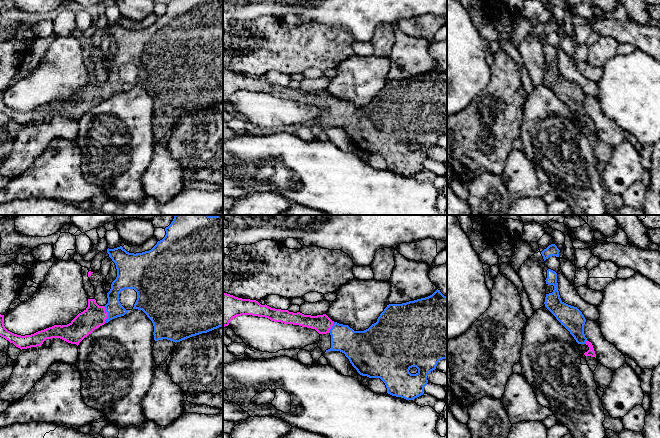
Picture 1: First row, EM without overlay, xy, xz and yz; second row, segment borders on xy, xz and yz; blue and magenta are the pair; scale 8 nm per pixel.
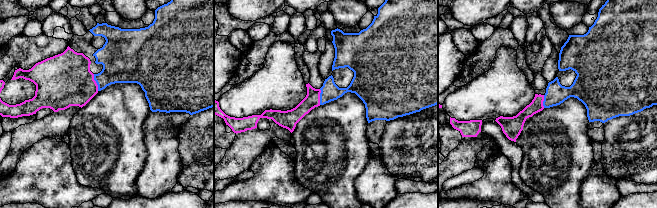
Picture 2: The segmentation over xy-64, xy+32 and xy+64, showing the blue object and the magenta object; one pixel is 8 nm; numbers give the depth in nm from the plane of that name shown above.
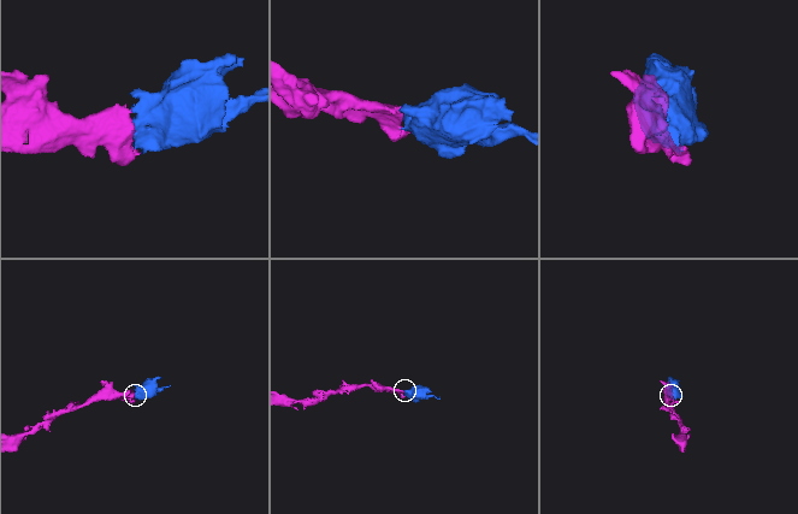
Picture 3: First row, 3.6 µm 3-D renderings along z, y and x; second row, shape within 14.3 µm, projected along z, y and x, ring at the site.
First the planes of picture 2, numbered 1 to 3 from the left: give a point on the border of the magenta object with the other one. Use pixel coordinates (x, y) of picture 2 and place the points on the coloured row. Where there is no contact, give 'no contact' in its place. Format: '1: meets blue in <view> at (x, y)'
1: meets blue in xy-64 at (96, 82)
2: meets blue in xy+32 at (320, 97)
3: meets blue in xy+64 at (543, 101)

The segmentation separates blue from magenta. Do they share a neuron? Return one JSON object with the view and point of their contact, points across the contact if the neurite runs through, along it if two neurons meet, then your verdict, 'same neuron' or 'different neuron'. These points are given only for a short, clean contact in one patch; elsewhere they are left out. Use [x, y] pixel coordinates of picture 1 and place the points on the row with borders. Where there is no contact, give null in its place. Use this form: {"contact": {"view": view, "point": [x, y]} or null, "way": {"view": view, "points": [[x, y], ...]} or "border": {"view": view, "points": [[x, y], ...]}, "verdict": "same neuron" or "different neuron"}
{"contact": {"view": "xy", "point": [108, 314]}, "verdict": "same neuron"}

